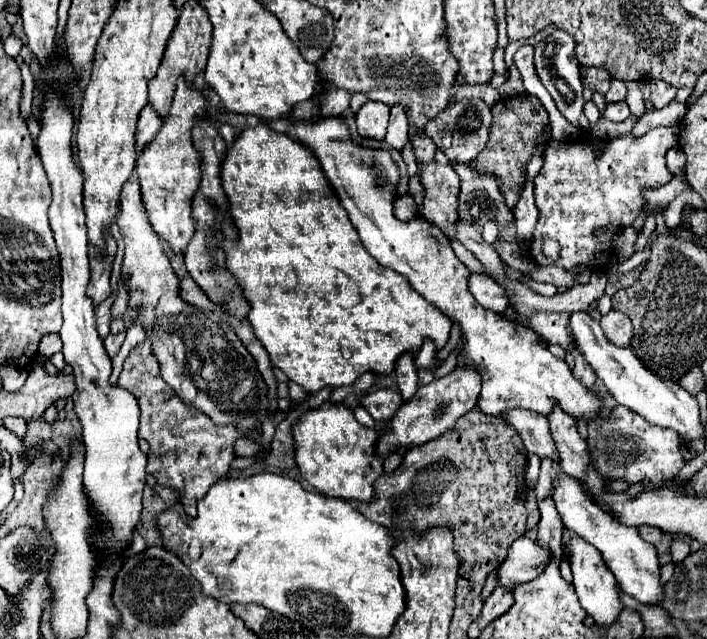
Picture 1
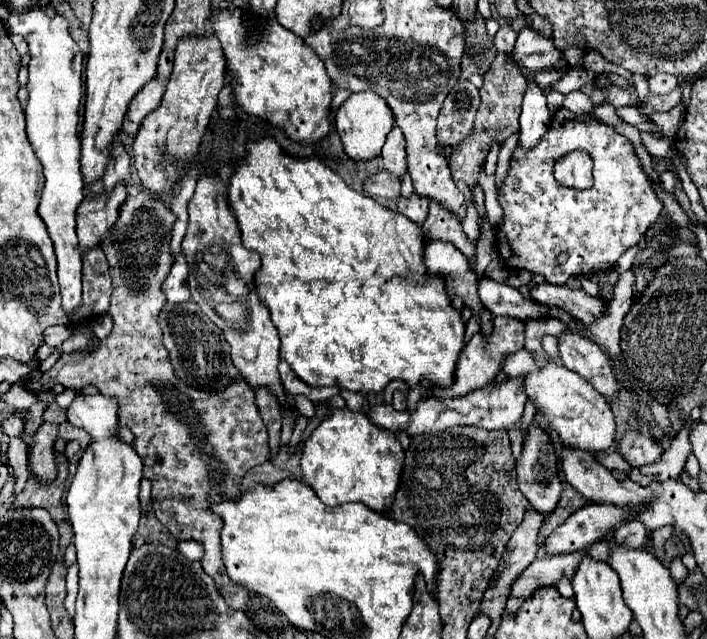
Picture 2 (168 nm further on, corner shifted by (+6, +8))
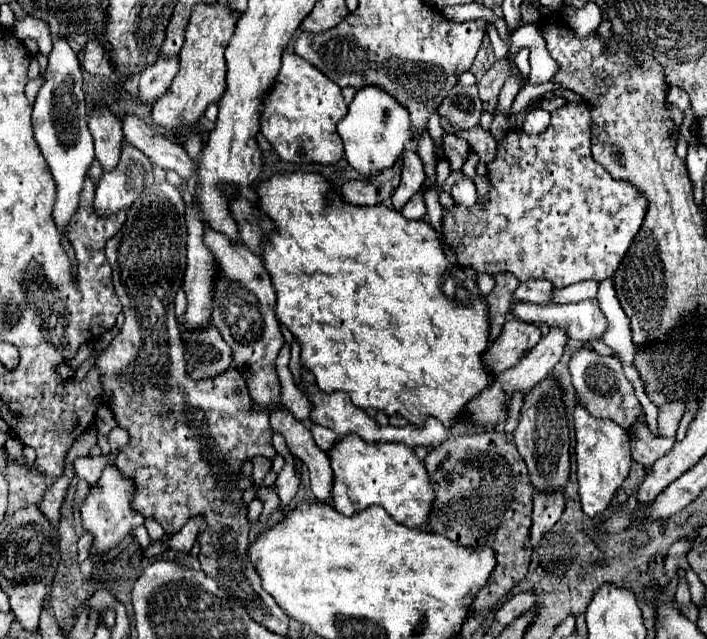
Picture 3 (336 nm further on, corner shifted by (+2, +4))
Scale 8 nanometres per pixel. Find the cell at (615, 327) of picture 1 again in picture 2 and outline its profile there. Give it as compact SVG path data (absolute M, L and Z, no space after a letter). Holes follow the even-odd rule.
M538 284L536 290L530 290L530 294L540 304L554 304L564 308L570 316L582 320L584 324L592 324L604 314L604 298L588 296L582 290L570 290L566 286L554 284Z

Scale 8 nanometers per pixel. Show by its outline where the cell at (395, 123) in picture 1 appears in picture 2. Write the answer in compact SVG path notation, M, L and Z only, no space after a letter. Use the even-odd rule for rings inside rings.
M398 126L392 128L392 132L386 138L386 144L382 148L382 160L388 172L396 174L398 178L406 172L406 148L404 148L404 134Z

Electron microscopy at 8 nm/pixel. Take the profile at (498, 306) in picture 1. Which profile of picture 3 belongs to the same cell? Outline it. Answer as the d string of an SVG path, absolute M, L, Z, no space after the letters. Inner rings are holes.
M582 300L576 304L524 304L524 302L514 302L512 304L512 314L516 318L526 320L526 322L548 322L550 326L562 326L568 330L568 336L572 340L580 342L590 342L594 338L602 338L608 322L598 308L596 300Z

